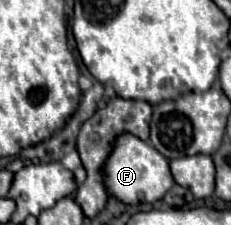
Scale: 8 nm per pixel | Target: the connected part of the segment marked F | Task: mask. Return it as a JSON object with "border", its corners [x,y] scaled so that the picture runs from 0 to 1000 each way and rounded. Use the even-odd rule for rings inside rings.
{"border":[[[515,596],[489,622],[489,667],[455,711],[455,836],[481,871],[498,871],[550,916],[662,907],[697,889],[749,818],[758,800],[732,764],[723,702],[697,693],[645,631],[619,631],[576,596]]]}

